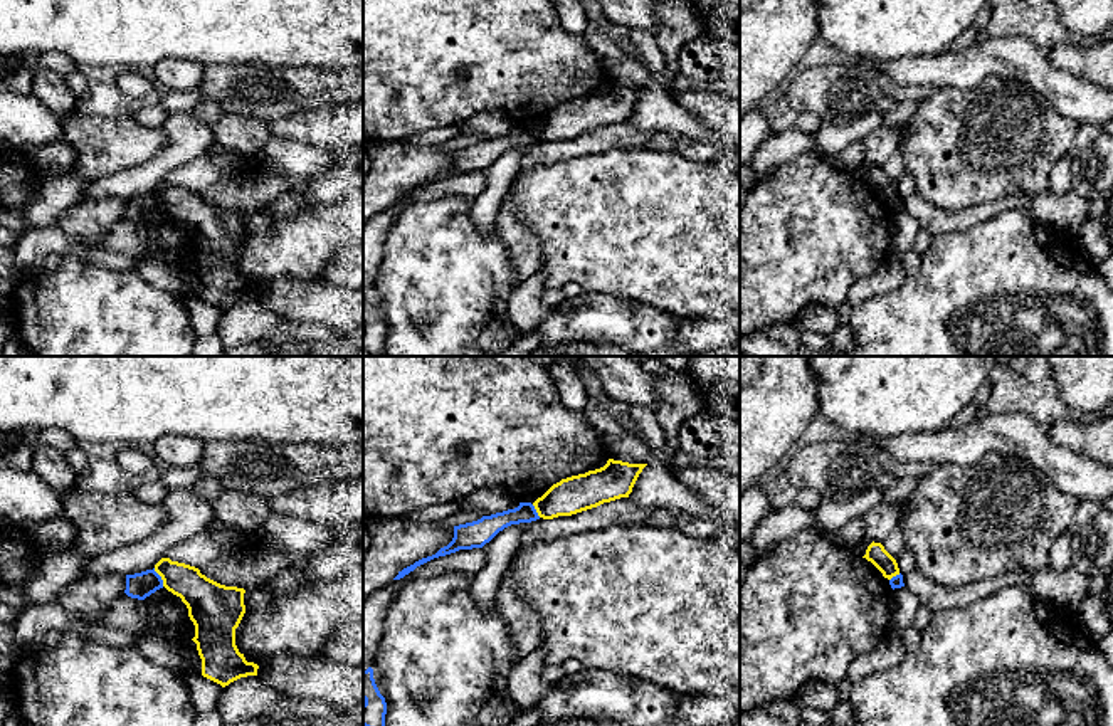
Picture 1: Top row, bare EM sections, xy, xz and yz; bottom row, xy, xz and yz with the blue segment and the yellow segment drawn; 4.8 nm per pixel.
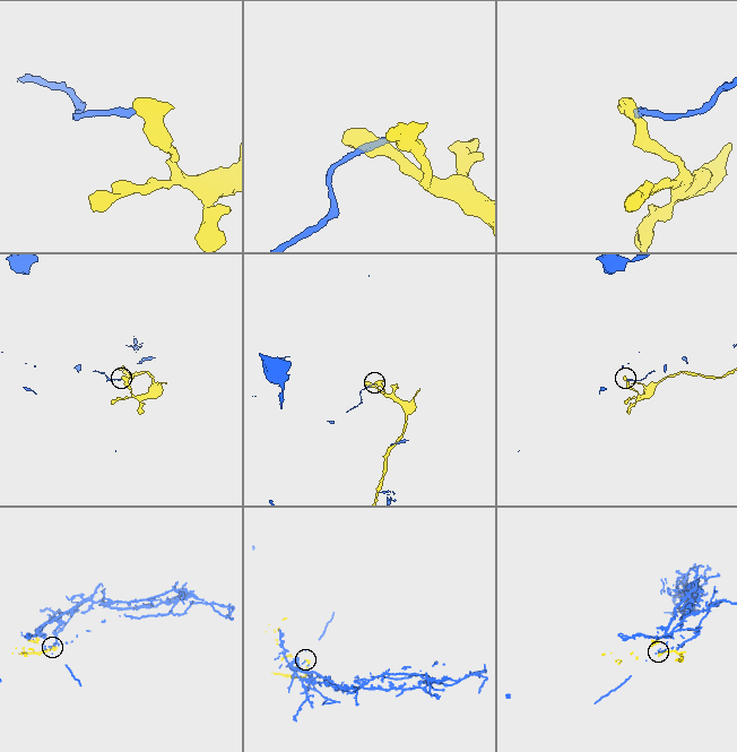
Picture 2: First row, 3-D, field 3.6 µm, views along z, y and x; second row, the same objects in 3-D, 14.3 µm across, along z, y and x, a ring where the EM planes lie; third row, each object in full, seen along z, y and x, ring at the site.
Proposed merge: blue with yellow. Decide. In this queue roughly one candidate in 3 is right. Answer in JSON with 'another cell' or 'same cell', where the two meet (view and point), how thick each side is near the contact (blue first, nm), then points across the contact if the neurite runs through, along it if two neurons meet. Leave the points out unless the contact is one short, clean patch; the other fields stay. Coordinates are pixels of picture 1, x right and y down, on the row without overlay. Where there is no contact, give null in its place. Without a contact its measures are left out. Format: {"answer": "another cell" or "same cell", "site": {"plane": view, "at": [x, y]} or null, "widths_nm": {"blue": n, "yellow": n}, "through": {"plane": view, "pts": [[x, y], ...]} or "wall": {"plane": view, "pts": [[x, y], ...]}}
{"answer": "another cell", "site": {"plane": "xy", "at": [160, 200]}, "widths_nm": {"blue": 130, "yellow": 190}, "wall": {"plane": "xy", "pts": [[153, 192], [163, 209]]}}

